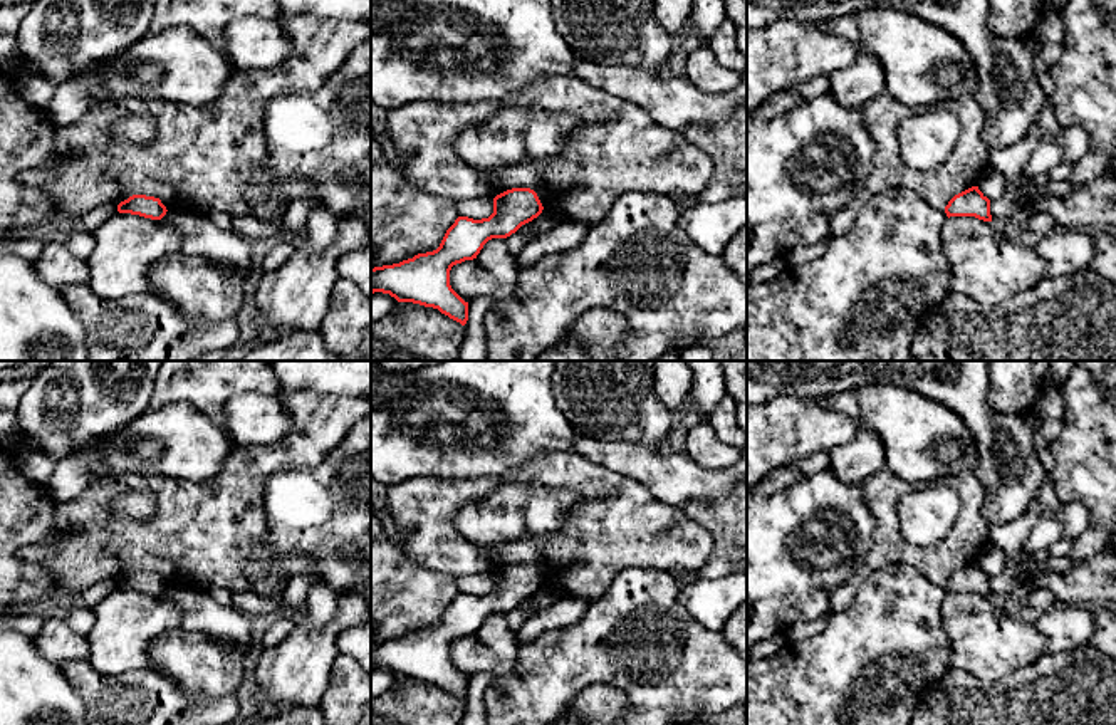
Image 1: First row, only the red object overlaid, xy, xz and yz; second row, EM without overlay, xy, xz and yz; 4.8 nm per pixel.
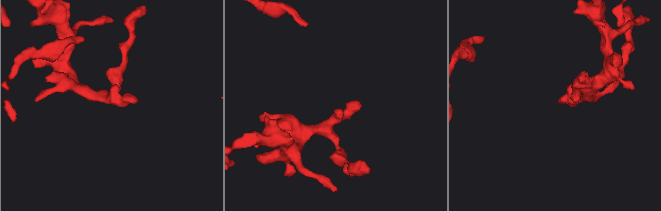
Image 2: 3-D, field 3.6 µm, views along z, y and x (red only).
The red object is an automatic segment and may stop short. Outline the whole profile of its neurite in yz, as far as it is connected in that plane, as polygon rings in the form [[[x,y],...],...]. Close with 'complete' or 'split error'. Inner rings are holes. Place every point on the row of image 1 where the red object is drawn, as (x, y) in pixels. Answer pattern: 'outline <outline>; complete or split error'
outline [[[972,186],[958,195],[955,195],[945,206],[947,216],[975,216],[983,222],[992,222],[990,200],[978,190]]]; complete

